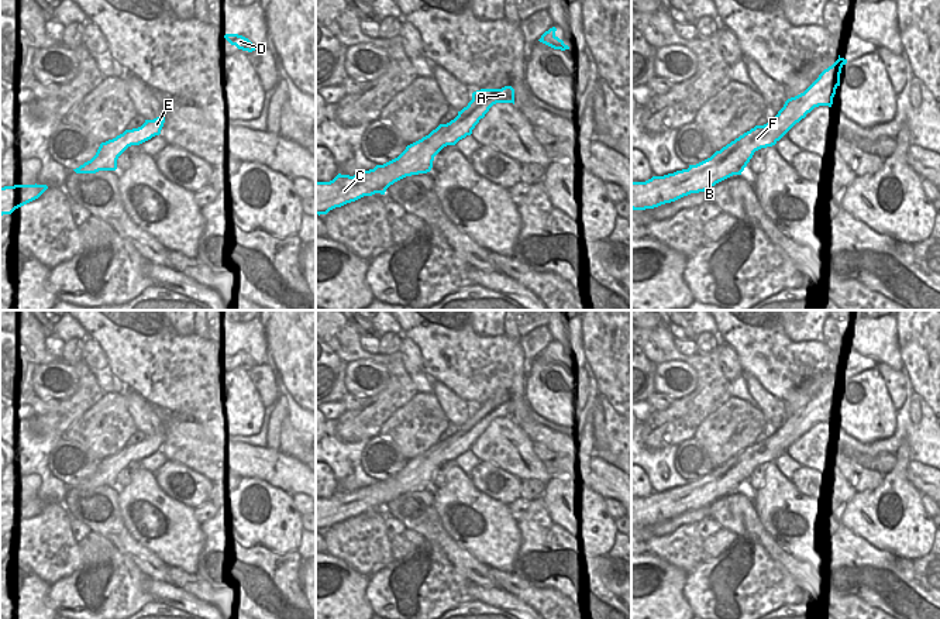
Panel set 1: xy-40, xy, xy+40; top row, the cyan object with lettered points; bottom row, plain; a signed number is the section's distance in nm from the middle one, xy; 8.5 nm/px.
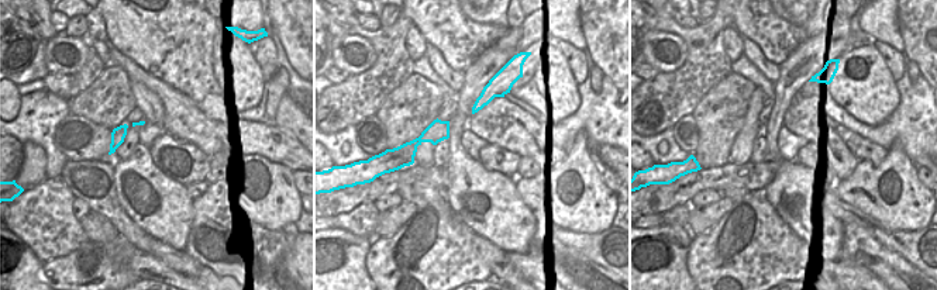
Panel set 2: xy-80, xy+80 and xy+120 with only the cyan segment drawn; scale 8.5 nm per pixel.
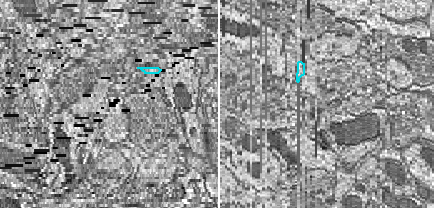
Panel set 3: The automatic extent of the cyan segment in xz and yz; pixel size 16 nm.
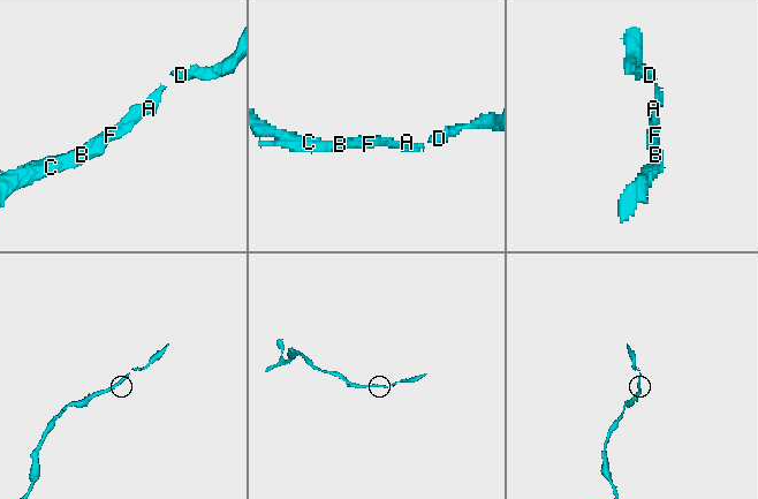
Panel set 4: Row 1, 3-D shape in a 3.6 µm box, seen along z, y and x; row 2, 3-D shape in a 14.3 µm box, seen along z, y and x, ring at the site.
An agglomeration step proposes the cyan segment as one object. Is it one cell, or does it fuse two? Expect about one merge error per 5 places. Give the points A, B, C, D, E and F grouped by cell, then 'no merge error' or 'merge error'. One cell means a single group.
A B C D E F | no merge error

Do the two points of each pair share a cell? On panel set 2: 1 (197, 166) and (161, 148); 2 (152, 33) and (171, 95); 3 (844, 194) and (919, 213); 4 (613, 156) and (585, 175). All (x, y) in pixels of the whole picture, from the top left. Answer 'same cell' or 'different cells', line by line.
1: same cell
2: different cells
3: same cell
4: different cells

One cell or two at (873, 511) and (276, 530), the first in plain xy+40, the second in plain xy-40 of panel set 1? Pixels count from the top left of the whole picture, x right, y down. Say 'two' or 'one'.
one

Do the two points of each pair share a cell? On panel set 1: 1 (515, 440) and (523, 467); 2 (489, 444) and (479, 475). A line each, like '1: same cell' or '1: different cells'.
1: same cell
2: different cells

